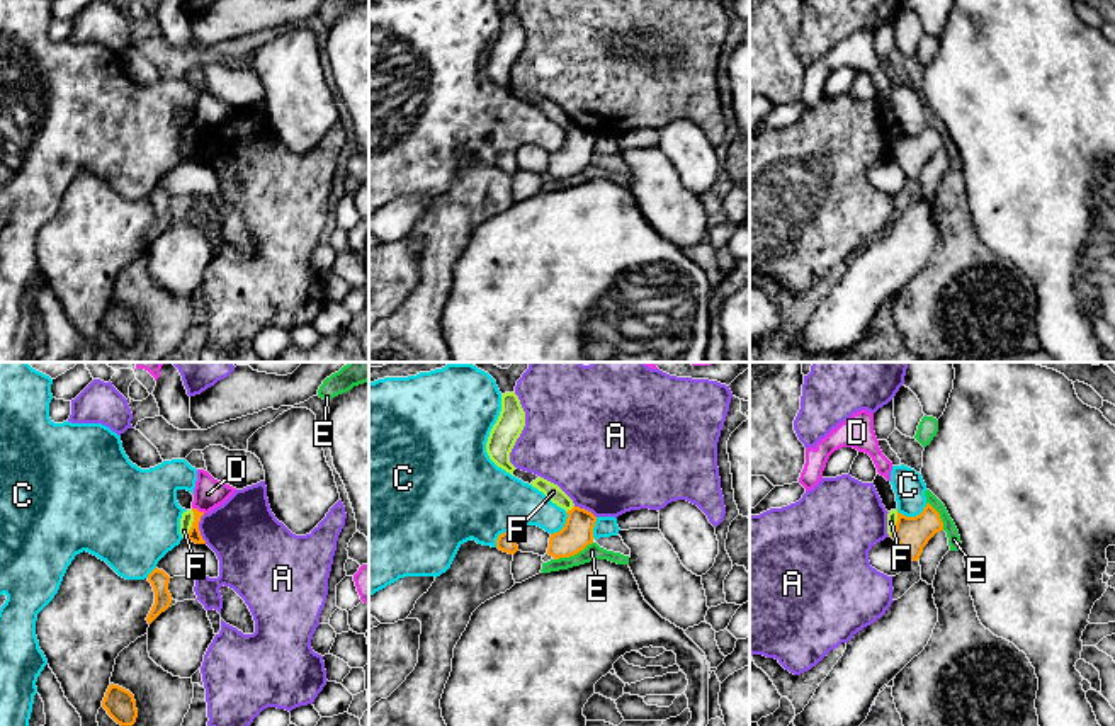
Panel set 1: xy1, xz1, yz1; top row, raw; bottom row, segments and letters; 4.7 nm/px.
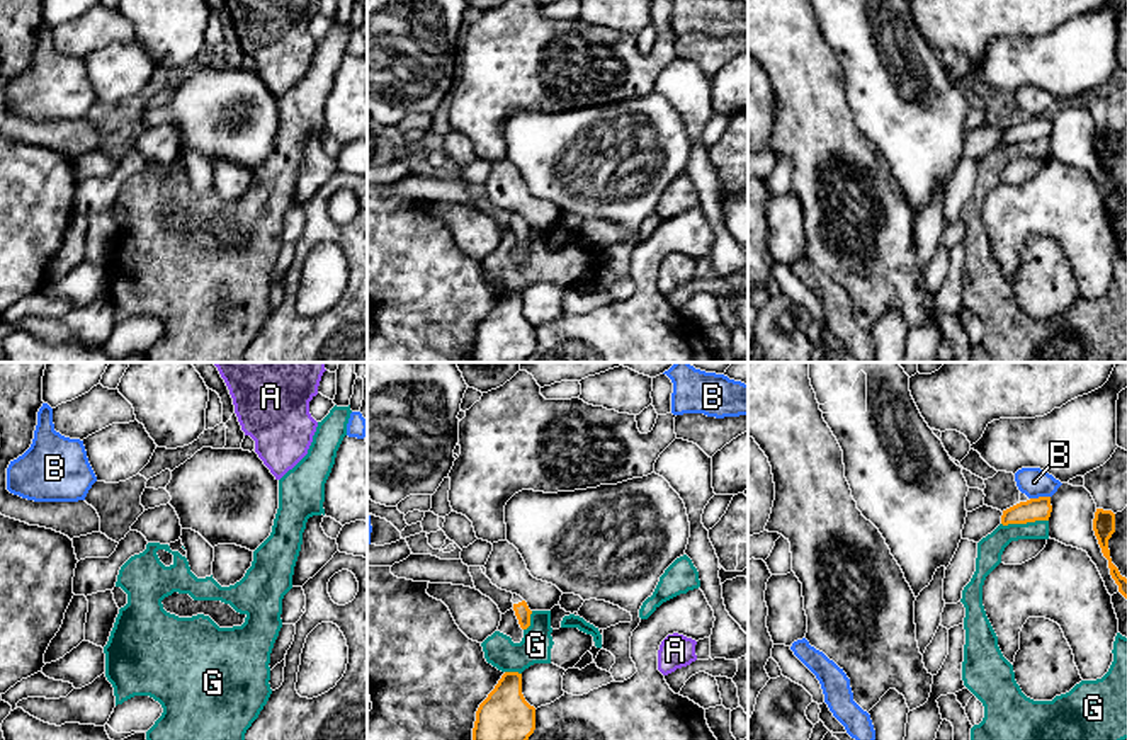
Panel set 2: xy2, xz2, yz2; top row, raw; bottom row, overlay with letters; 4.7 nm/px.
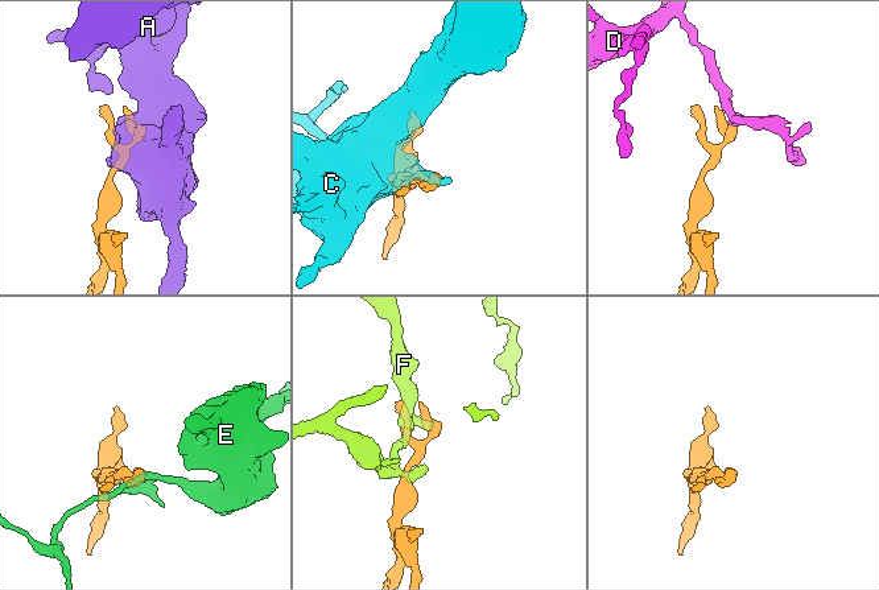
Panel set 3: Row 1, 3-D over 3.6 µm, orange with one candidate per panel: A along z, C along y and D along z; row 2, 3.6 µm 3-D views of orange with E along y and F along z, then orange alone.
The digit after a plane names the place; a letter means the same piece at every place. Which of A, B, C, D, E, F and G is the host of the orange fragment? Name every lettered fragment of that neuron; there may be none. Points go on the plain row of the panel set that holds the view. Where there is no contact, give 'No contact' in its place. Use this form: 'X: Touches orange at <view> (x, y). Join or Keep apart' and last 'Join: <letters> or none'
A: Touches orange at xy1 (198, 148). Keep apart
B: Touches orange at yz2 (1039, 116). Keep apart
C: Touches orange at yz1 (911, 136). Keep apart
D: Touches orange at xy1 (198, 130). Keep apart
E: Touches orange at xz1 (573, 174). Keep apart
F: Touches orange at xy1 (192, 143). Keep apart
G: Touches orange at yz2 (1024, 142). Keep apart
Join: none

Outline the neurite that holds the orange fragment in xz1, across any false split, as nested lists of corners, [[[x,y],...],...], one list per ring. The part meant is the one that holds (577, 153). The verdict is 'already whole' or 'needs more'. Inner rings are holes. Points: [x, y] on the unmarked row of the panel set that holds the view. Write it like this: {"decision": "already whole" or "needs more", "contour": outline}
{"decision": "already whole", "contour": [[[573,126],[566,131],[568,138],[559,151],[551,153],[547,173],[554,179],[569,177],[583,170],[593,162],[593,146],[597,136],[580,126]]]}

